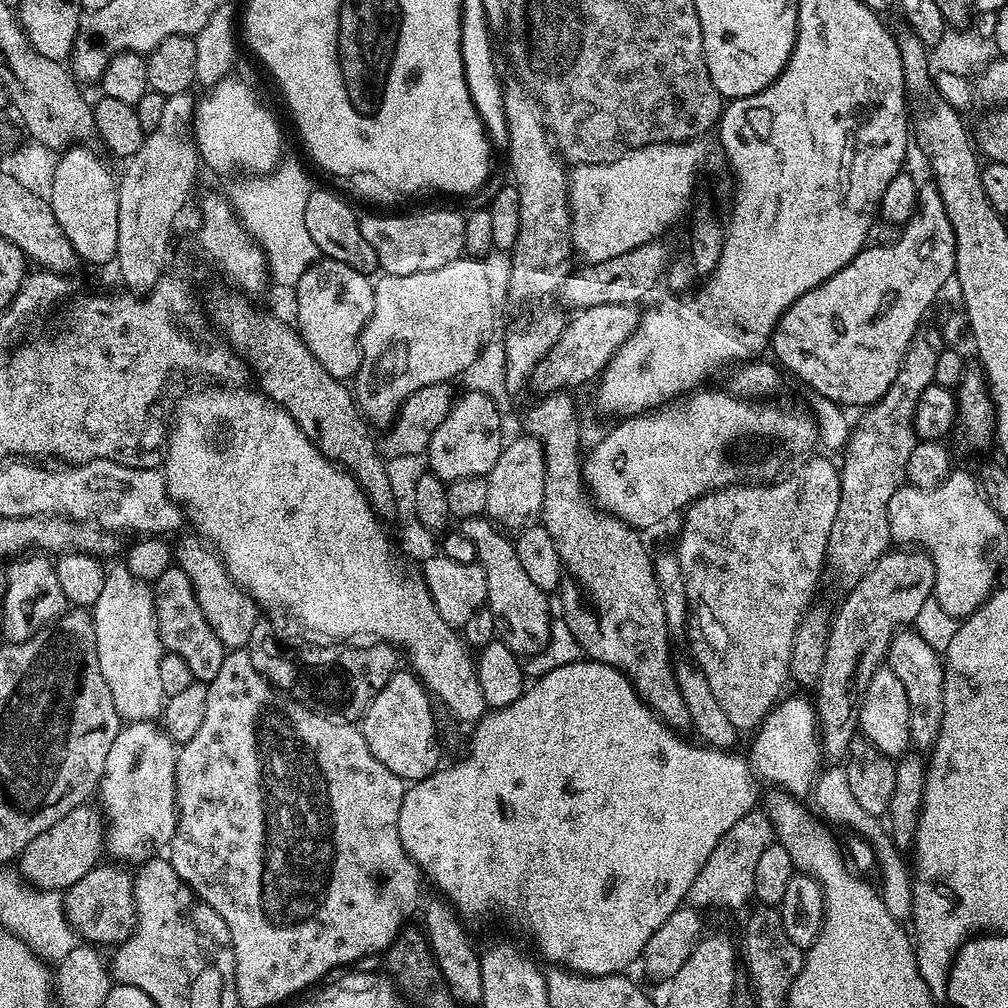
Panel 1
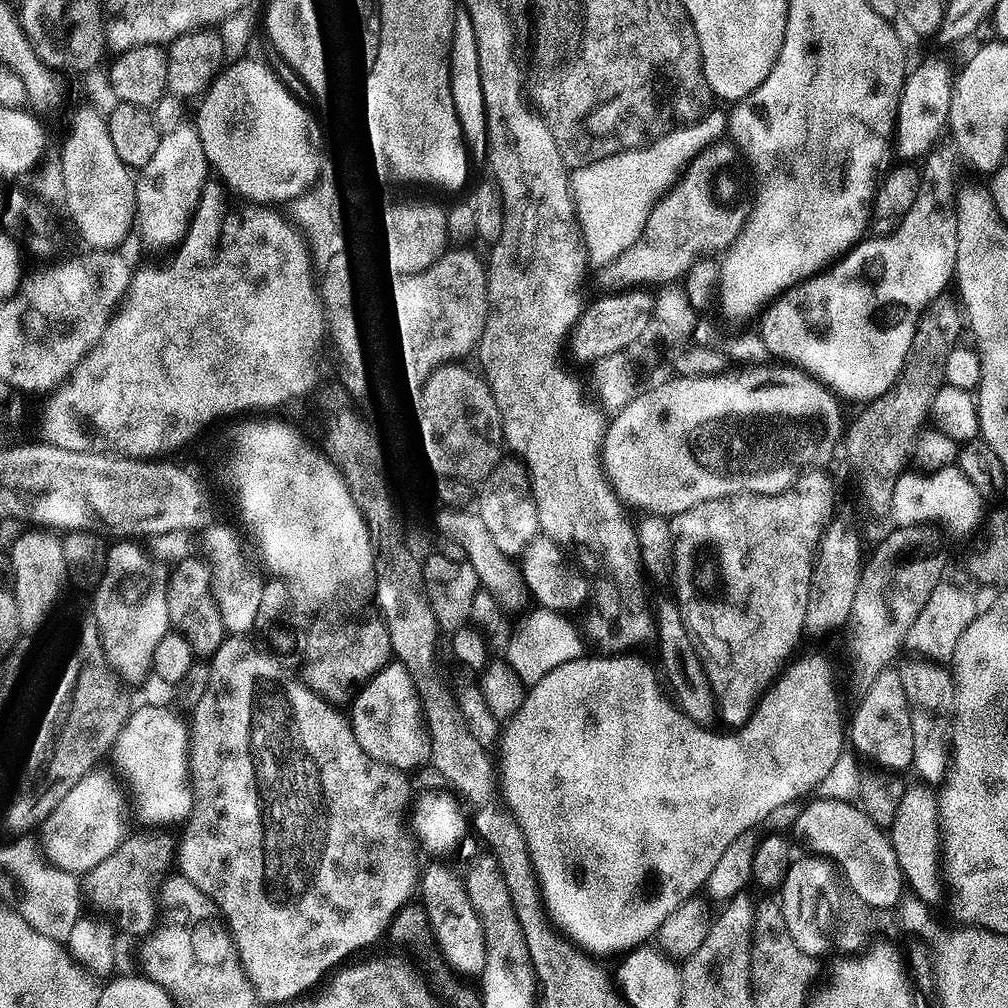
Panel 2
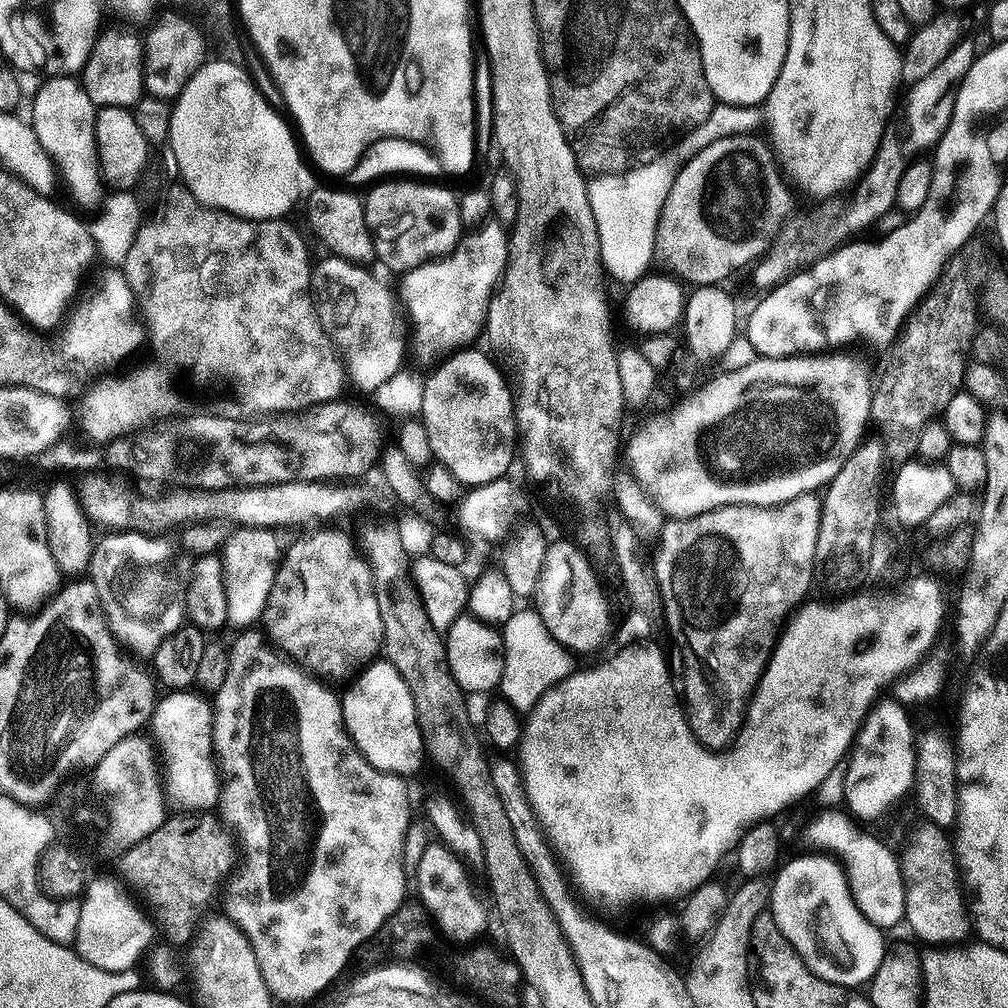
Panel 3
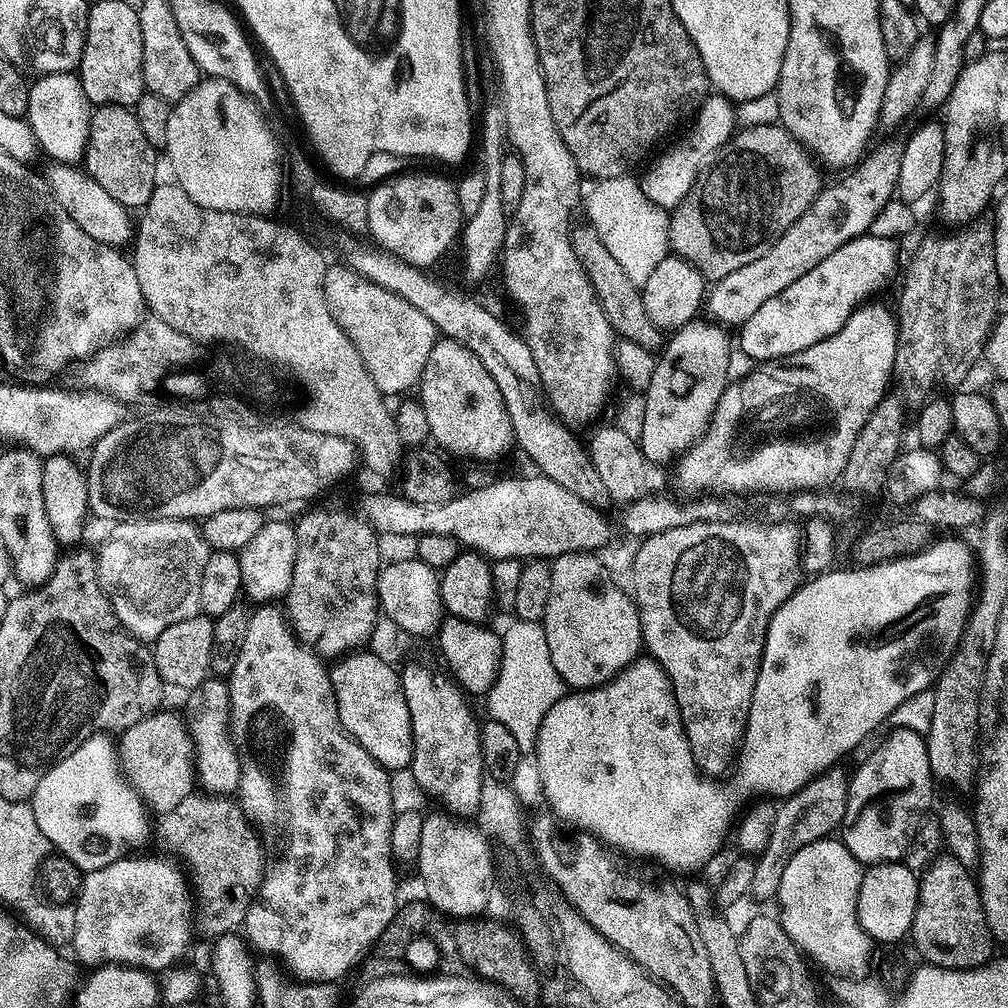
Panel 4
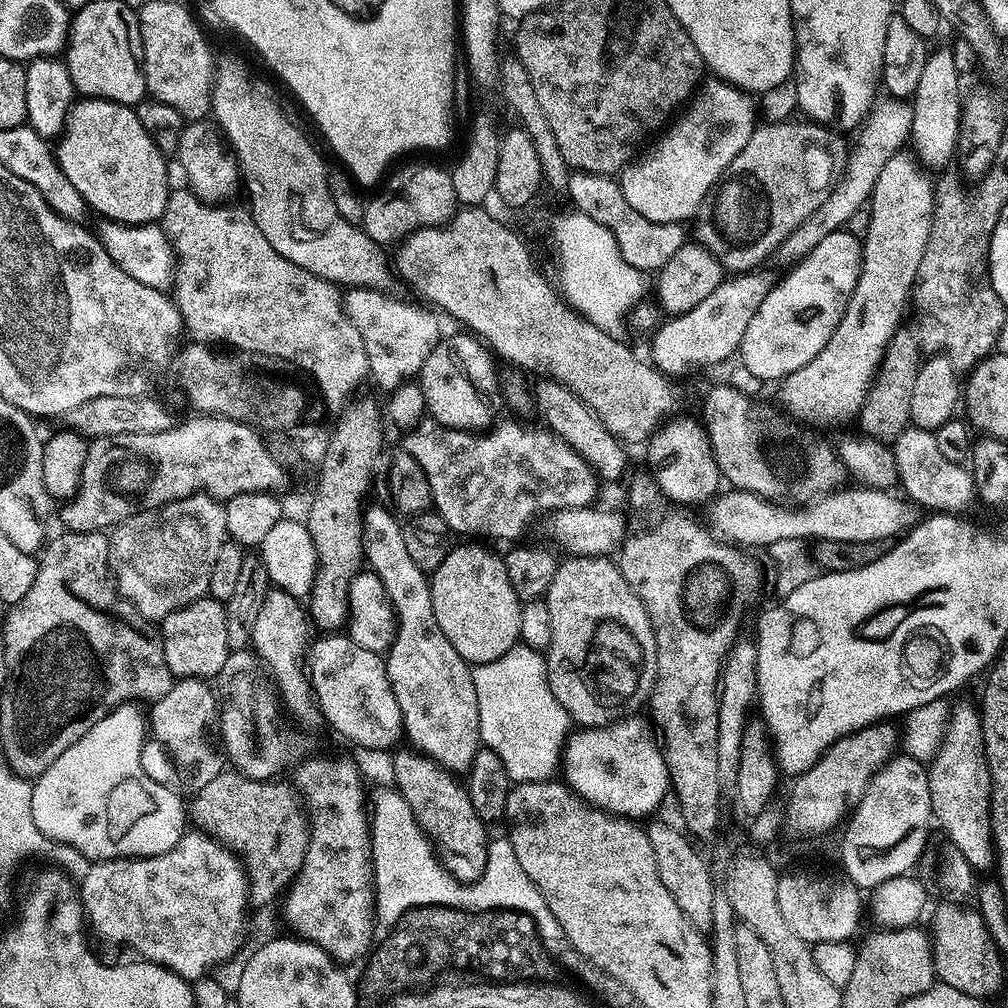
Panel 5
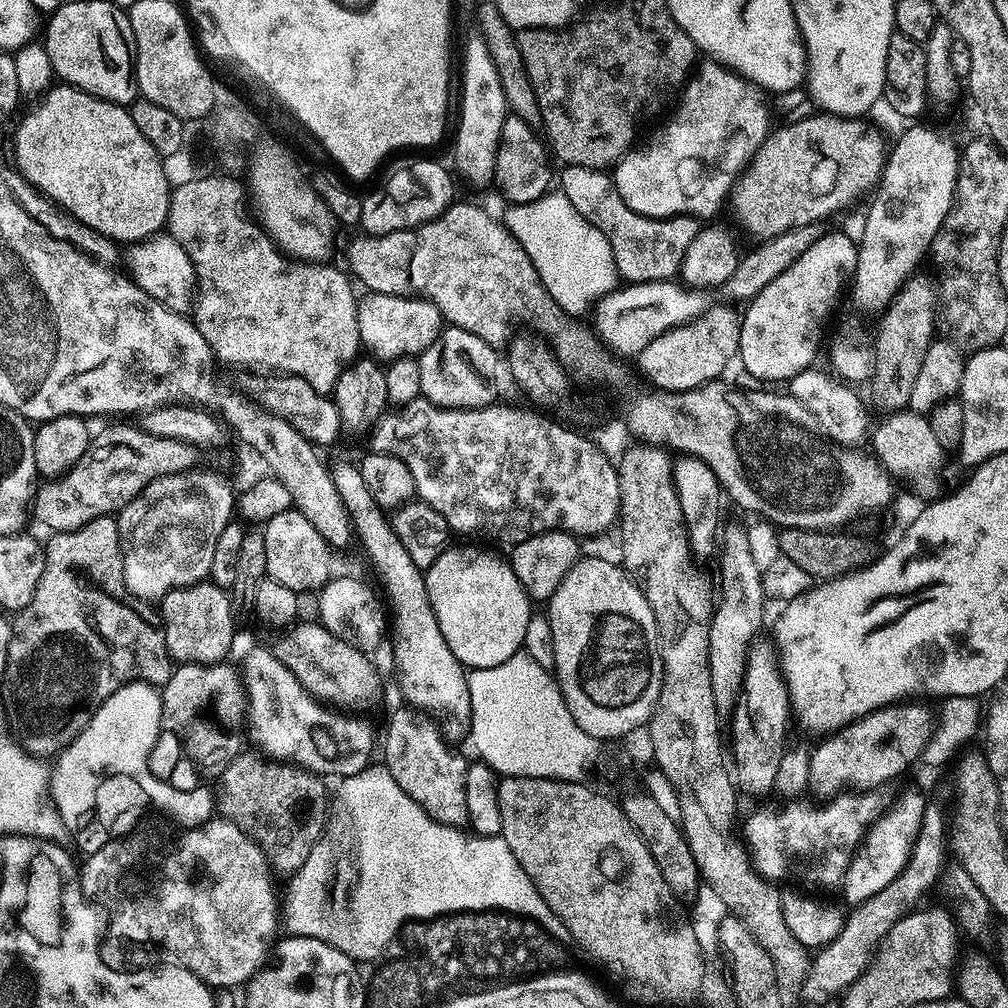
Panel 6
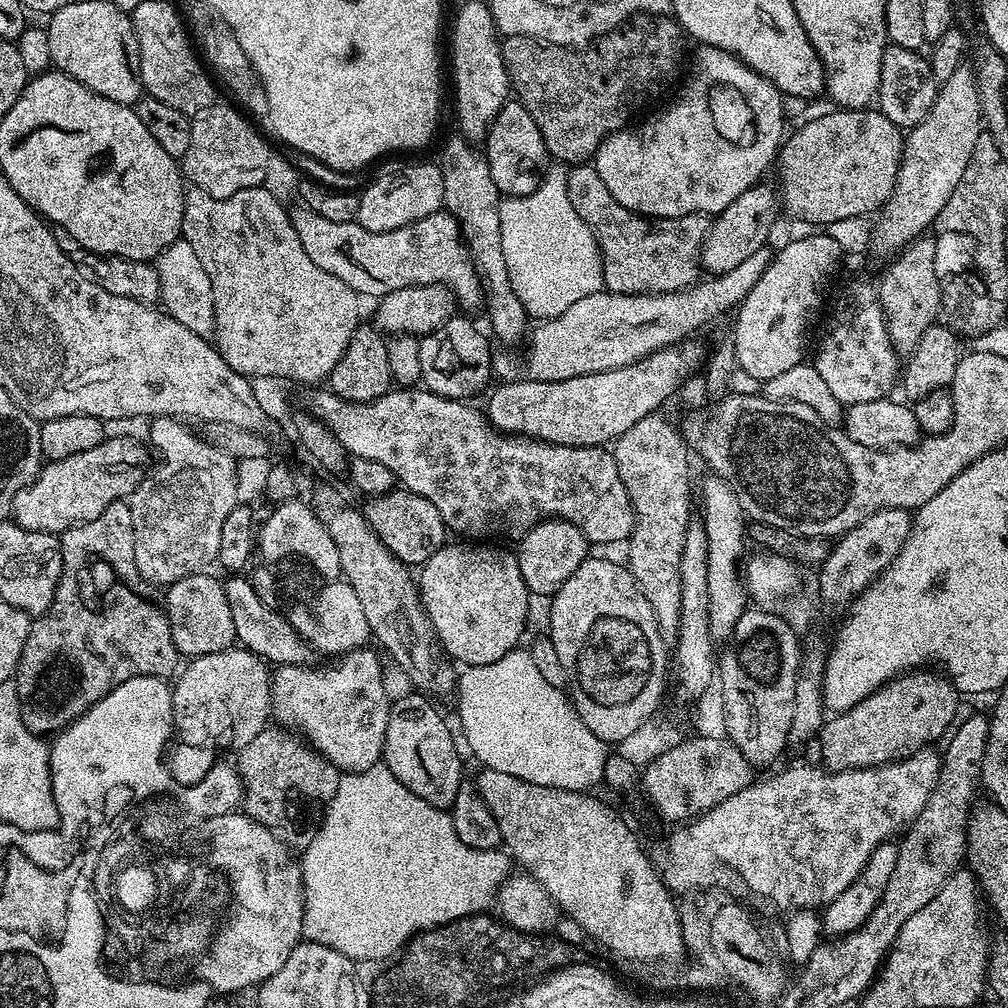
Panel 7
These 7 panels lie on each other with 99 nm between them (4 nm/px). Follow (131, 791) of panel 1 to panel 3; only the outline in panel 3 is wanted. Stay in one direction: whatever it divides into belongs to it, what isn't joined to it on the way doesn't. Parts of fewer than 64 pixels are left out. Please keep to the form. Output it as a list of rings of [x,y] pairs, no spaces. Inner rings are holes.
[[[172,690],[164,695],[157,699],[150,729],[162,749],[167,795],[173,805],[181,804],[179,807],[184,810],[215,809],[220,802],[222,773],[212,745],[213,705],[209,701],[207,704],[205,697],[196,690]]]

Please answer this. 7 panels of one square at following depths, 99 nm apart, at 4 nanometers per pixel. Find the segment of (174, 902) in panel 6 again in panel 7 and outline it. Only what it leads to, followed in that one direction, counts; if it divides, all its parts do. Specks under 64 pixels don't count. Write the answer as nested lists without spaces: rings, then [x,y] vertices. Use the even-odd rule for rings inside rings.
[[[237,810],[217,816],[214,824],[216,838],[216,860],[228,868],[228,873],[233,877],[236,889],[235,911],[232,915],[230,926],[225,929],[224,936],[217,941],[212,951],[212,956],[204,961],[203,969],[198,973],[199,979],[213,988],[217,993],[240,992],[243,988],[259,986],[266,978],[278,974],[282,970],[290,952],[296,944],[301,942],[304,931],[302,918],[304,917],[304,886],[298,886],[298,873],[300,866],[294,866],[294,856],[287,844],[278,846],[277,838],[266,826],[257,820],[251,820],[243,811]],[[258,856],[268,856],[270,862],[270,886],[266,888],[260,860]]]

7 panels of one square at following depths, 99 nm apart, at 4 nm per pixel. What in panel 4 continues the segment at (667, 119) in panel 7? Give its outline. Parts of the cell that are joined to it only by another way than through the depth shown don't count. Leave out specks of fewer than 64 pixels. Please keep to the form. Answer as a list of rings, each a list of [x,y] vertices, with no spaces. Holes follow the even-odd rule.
[[[709,95],[697,110],[690,127],[692,129],[673,148],[665,147],[663,149],[665,152],[649,166],[648,173],[642,176],[644,197],[659,208],[665,210],[676,208],[682,202],[682,198],[686,198],[686,194],[690,194],[690,190],[705,169],[720,155],[724,145],[732,139],[738,128],[733,101],[729,100],[727,96]]]

